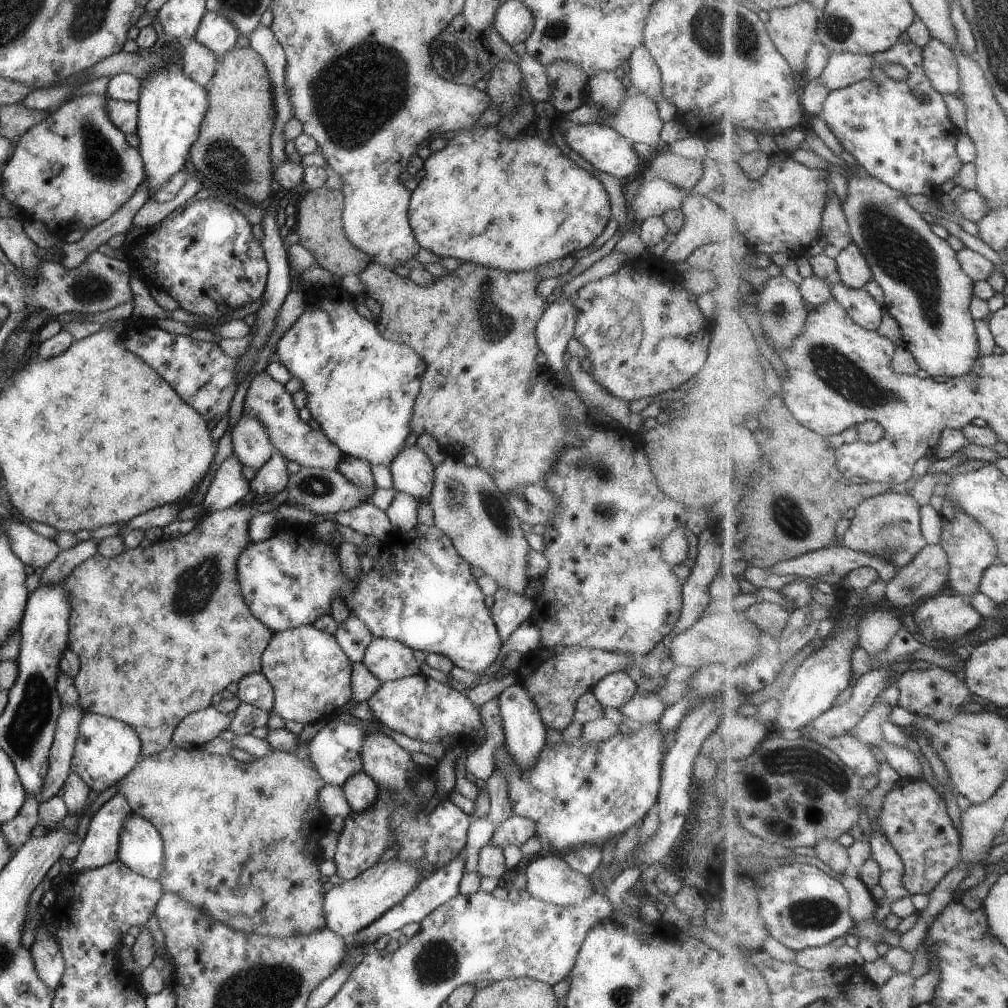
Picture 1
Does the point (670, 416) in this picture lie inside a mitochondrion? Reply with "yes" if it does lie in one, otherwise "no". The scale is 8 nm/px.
no

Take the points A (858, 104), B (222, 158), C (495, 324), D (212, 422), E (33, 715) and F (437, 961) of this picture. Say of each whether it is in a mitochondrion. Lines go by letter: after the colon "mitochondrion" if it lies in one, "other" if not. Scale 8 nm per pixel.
A: other
B: mitochondrion
C: mitochondrion
D: other
E: mitochondrion
F: mitochondrion

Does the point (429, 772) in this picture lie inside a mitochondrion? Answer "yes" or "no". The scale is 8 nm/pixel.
no

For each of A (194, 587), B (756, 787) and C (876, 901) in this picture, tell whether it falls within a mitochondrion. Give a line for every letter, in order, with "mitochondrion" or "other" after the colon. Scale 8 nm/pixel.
A: mitochondrion
B: mitochondrion
C: other

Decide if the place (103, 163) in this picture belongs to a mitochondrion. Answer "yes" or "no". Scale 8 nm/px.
yes

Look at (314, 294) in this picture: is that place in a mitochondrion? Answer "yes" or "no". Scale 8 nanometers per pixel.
no

